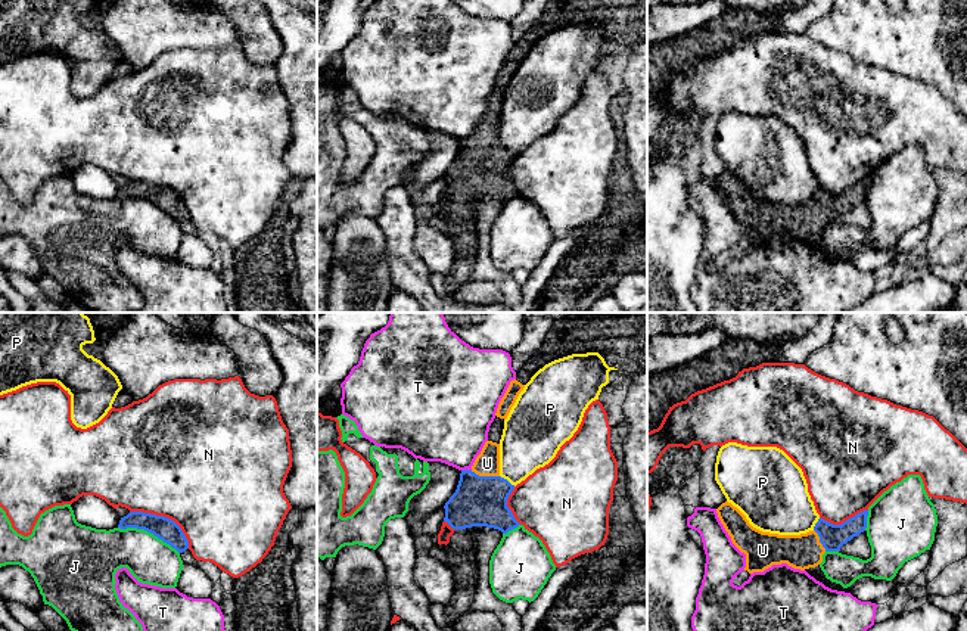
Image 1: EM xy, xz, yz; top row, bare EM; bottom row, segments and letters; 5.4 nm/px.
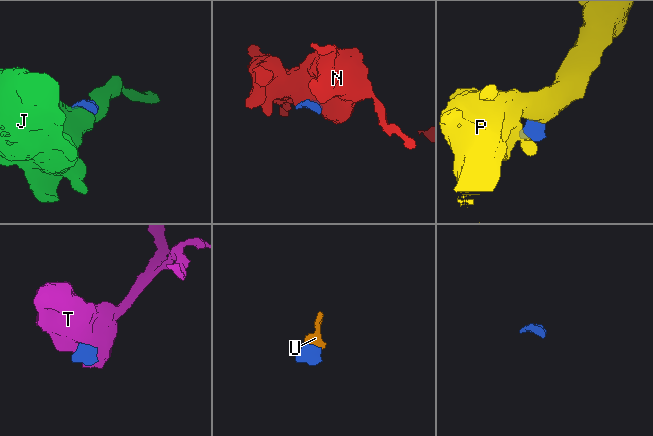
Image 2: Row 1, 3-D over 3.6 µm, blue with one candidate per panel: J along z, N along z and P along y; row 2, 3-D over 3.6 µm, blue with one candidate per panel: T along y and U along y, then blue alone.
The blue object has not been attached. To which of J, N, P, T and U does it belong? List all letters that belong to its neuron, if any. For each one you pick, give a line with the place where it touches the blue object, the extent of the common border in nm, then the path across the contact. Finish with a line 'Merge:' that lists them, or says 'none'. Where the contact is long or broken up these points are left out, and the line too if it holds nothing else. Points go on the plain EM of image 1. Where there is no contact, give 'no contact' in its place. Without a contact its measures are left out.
U: contact xz (485, 146); length 160 nm; way xz (478, 170), (485, 146), (487, 133)
Merge: U

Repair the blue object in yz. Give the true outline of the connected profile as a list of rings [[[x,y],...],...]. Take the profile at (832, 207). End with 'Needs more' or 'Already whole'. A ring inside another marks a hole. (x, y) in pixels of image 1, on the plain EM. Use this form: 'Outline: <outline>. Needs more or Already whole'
Outline: [[[725,171],[716,178],[718,187],[731,206],[733,214],[746,224],[749,243],[764,242],[772,234],[787,233],[795,239],[815,237],[825,221],[839,221],[843,214],[867,198],[868,180],[842,195],[818,189],[814,199],[800,205],[778,205],[753,198],[746,186]]]. Needs more

